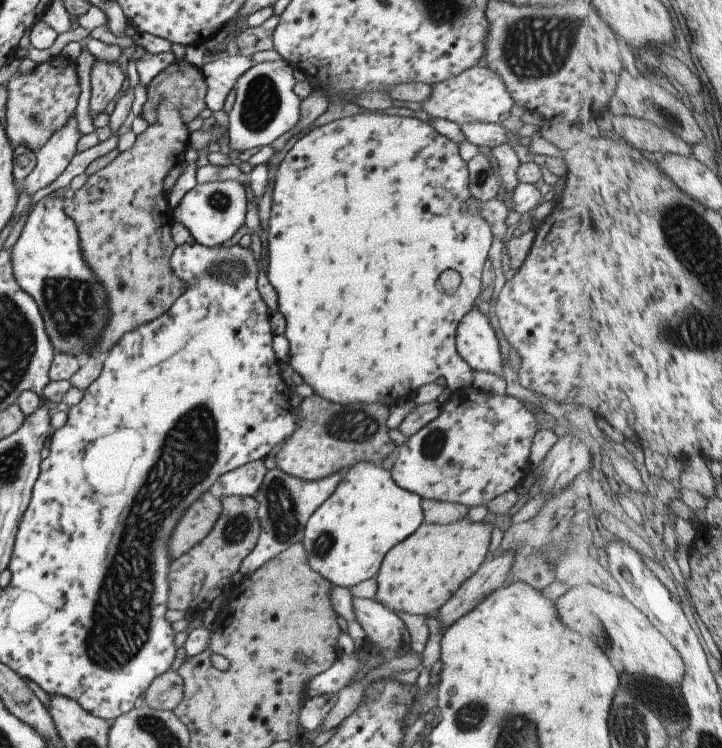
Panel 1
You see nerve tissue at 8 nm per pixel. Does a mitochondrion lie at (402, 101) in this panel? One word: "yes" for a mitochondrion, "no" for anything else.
no

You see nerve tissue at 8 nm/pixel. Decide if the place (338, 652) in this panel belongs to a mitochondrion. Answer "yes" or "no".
no

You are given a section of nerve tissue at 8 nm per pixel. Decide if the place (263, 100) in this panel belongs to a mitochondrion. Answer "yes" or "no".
yes

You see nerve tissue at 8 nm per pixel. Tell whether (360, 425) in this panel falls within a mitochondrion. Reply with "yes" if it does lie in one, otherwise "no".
yes

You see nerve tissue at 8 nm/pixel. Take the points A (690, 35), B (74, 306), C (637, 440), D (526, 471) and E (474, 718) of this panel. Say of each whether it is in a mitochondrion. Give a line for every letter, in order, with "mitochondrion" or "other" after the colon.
A: other
B: mitochondrion
C: other
D: other
E: mitochondrion

